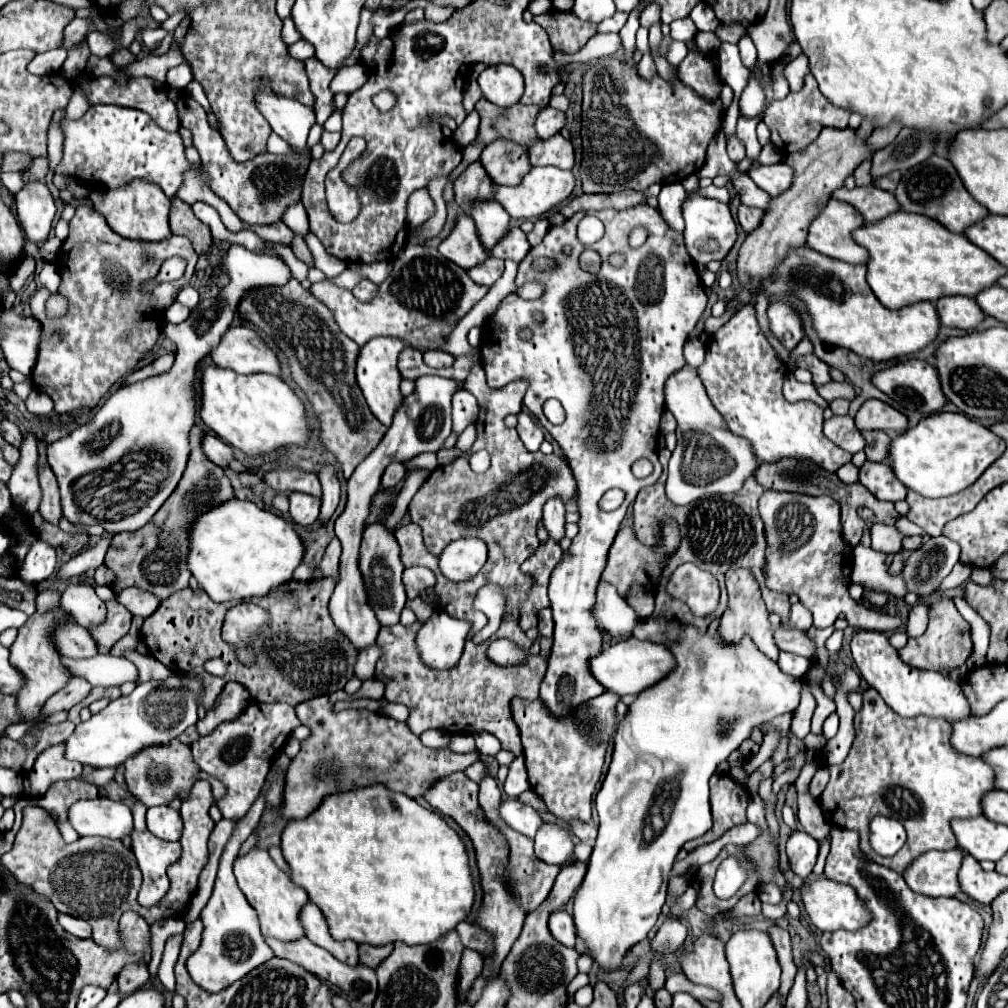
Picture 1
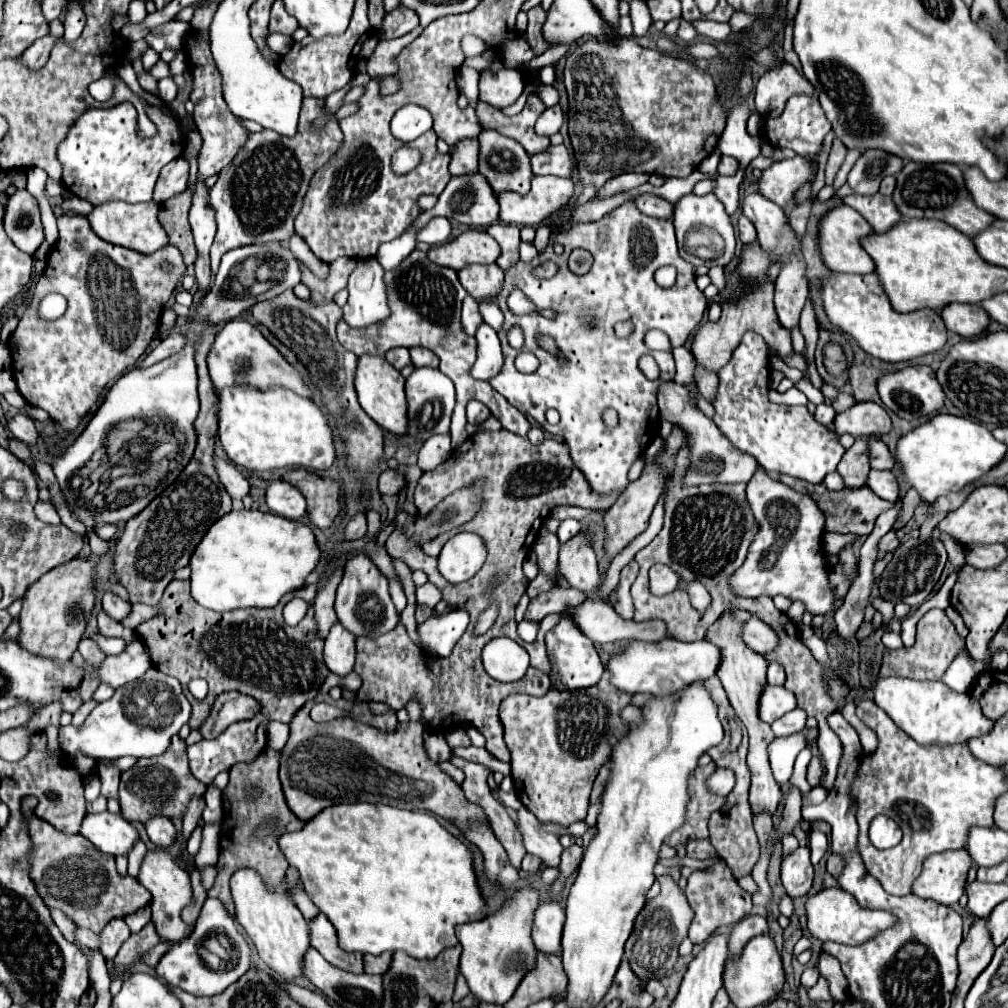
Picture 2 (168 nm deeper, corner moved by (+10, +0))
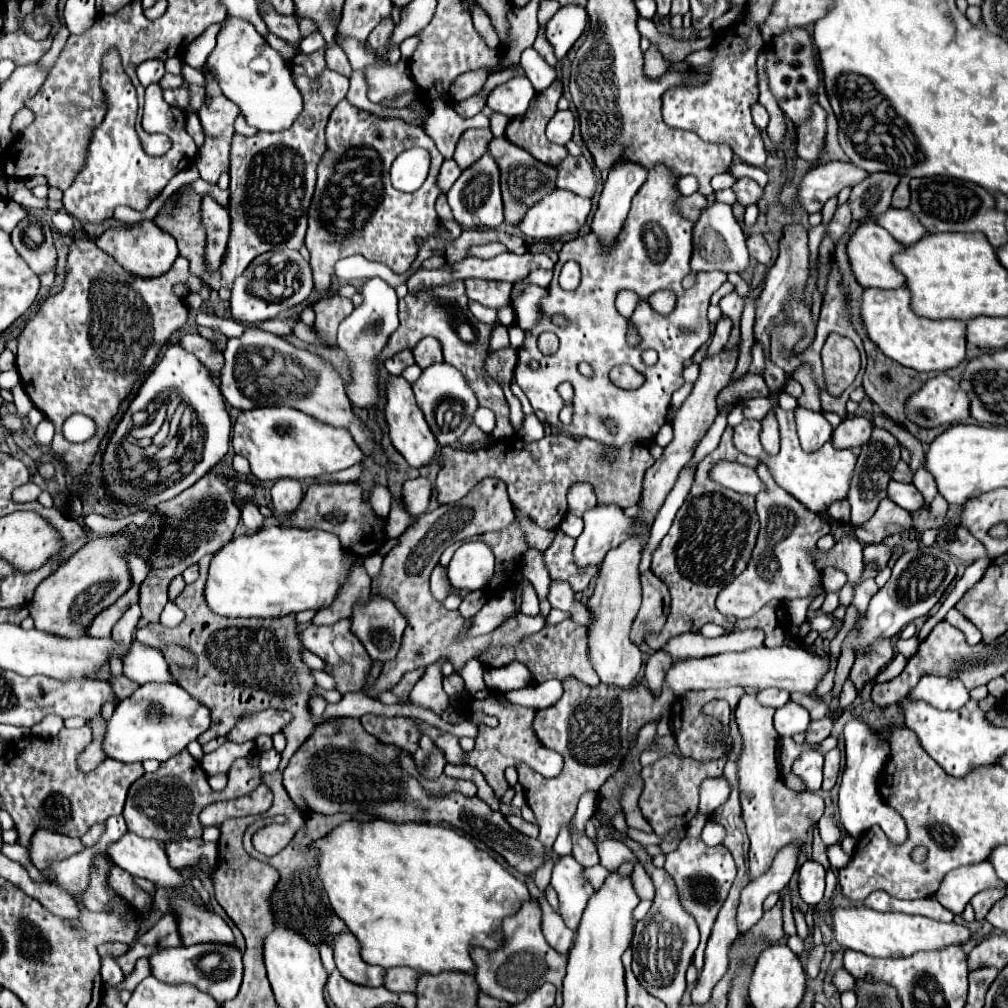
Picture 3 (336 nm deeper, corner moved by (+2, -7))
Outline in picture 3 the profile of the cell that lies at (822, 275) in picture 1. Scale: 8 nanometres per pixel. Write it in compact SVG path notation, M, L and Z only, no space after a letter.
M865 289L861 315L871 341L893 361L915 371L947 371L965 361L967 339L965 339L965 321L941 319L931 321L919 317L911 309L911 291L901 289Z

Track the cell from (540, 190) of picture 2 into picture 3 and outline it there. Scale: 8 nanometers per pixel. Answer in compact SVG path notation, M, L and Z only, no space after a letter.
M555 189L527 211L519 229L535 241L557 241L577 233L585 225L589 211L591 199Z

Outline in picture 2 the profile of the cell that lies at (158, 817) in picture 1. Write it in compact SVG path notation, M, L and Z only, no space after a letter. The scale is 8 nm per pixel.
M153 816L145 822L145 830L147 830L147 836L151 838L151 842L159 848L167 848L175 842L175 836L177 836L177 830L173 826L173 822L167 818L167 816Z

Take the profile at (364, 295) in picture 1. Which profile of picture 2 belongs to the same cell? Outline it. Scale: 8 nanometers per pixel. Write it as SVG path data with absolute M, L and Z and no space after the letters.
M375 258L359 260L349 276L349 300L343 306L343 320L353 328L381 322L389 316L383 268Z

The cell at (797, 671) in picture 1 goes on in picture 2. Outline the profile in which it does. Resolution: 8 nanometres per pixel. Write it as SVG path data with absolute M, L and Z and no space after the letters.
M771 662L769 670L767 670L767 682L769 684L783 684L785 682L785 670L781 664Z

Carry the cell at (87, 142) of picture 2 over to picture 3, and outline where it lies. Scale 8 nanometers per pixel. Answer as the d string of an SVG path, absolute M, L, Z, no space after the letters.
M109 49L103 55L101 65L101 89L107 101L107 115L103 123L93 131L91 145L87 151L87 163L83 173L75 183L63 193L63 205L69 215L87 223L101 223L113 217L117 205L127 205L133 209L147 209L151 197L155 197L169 183L173 175L189 167L197 157L197 145L185 131L185 113L171 109L171 141L173 147L163 157L149 157L141 149L139 135L135 131L137 115L137 95L131 79L121 67L121 57L117 49Z

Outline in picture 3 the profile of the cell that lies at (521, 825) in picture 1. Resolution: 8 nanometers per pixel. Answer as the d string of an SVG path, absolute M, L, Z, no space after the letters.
M571 855L559 857L553 867L551 885L559 895L559 915L563 917L565 925L575 933L581 921L581 913L595 893L593 885L583 877L585 867L579 865Z

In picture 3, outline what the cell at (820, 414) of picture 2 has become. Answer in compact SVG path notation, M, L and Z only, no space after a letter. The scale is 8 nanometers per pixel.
M797 407L795 409L795 423L797 423L801 447L809 453L815 449L821 449L821 445L831 439L833 427L825 421L825 417L821 413L813 413L809 409Z

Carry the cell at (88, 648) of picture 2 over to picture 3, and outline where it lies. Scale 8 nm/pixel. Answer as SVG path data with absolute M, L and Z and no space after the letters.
M117 677L117 679L109 679L109 683L111 683L111 687L113 687L113 691L117 693L117 697L119 699L125 699L125 697L129 697L135 689L137 689L137 685L135 685L135 681L131 681L131 679L127 679L127 677Z

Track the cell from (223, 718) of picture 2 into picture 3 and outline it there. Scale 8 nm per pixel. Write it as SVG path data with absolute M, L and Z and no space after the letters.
M265 709L261 713L243 717L239 725L227 735L227 739L235 743L245 743L255 741L259 735L275 735L287 727L287 721L291 721L291 713L279 709Z

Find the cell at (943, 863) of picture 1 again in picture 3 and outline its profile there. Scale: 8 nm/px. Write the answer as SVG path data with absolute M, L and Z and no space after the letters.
M983 861L983 863L957 867L949 871L943 879L943 885L937 889L935 897L951 913L959 915L973 895L981 893L983 889L993 889L993 887L1007 889L1007 885L999 881L993 865L989 861Z

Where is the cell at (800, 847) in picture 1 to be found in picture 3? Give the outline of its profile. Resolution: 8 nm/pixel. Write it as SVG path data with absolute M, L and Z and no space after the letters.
M805 861L799 869L799 893L809 905L817 905L825 891L825 869L817 861Z

